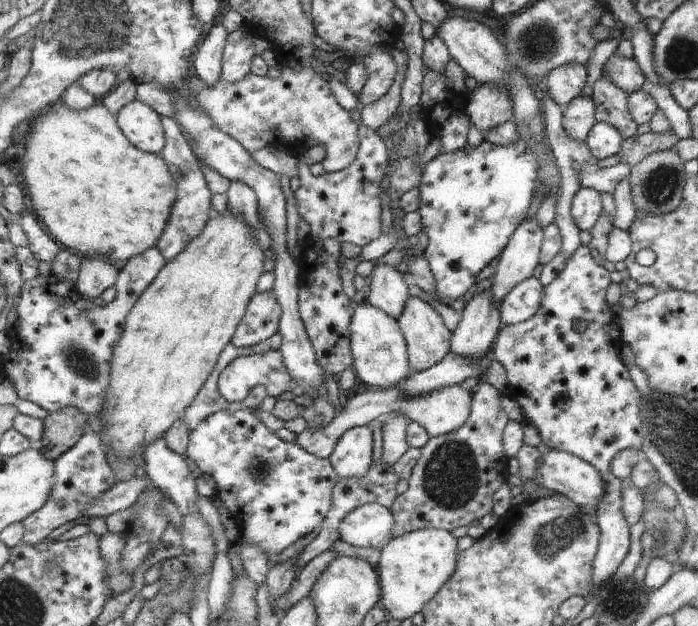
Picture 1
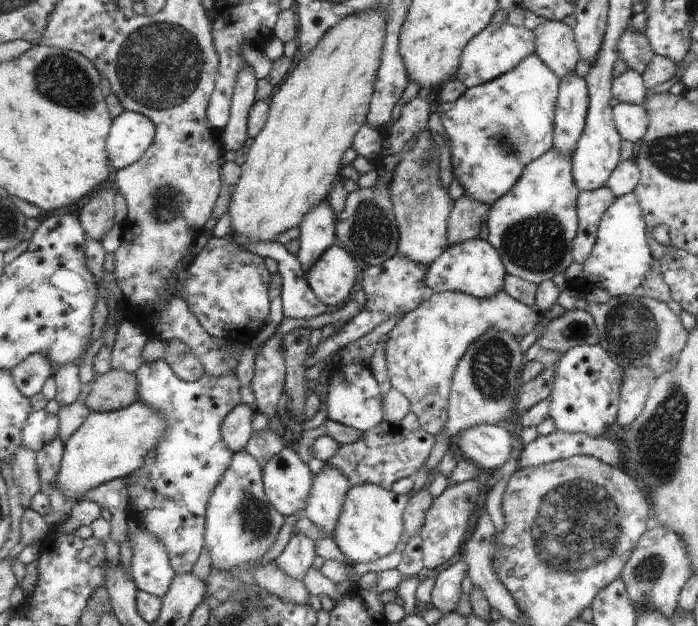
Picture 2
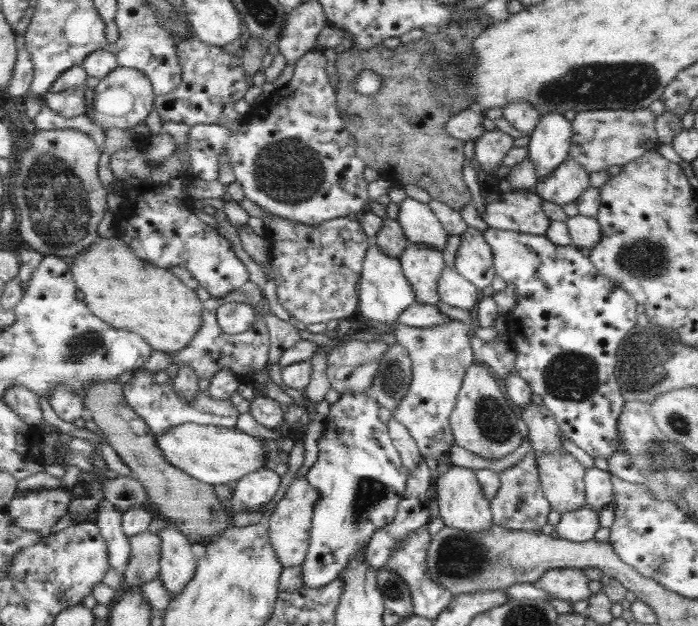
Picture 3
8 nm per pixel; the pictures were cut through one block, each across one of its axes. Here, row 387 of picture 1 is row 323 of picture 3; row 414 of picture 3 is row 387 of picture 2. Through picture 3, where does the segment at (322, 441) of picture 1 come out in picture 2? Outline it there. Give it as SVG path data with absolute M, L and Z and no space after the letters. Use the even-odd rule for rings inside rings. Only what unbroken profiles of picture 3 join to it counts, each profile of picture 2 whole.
M504 291L497 296L489 296L489 300L477 300L463 292L434 293L417 310L405 315L388 334L384 352L391 386L407 396L411 402L411 411L417 416L421 428L432 436L437 436L442 430L445 432L448 424L453 377L456 375L457 367L459 367L469 344L472 344L473 340L477 340L489 328L509 332L512 336L524 337L535 328L540 317L534 308L529 308L529 306L509 298Z

